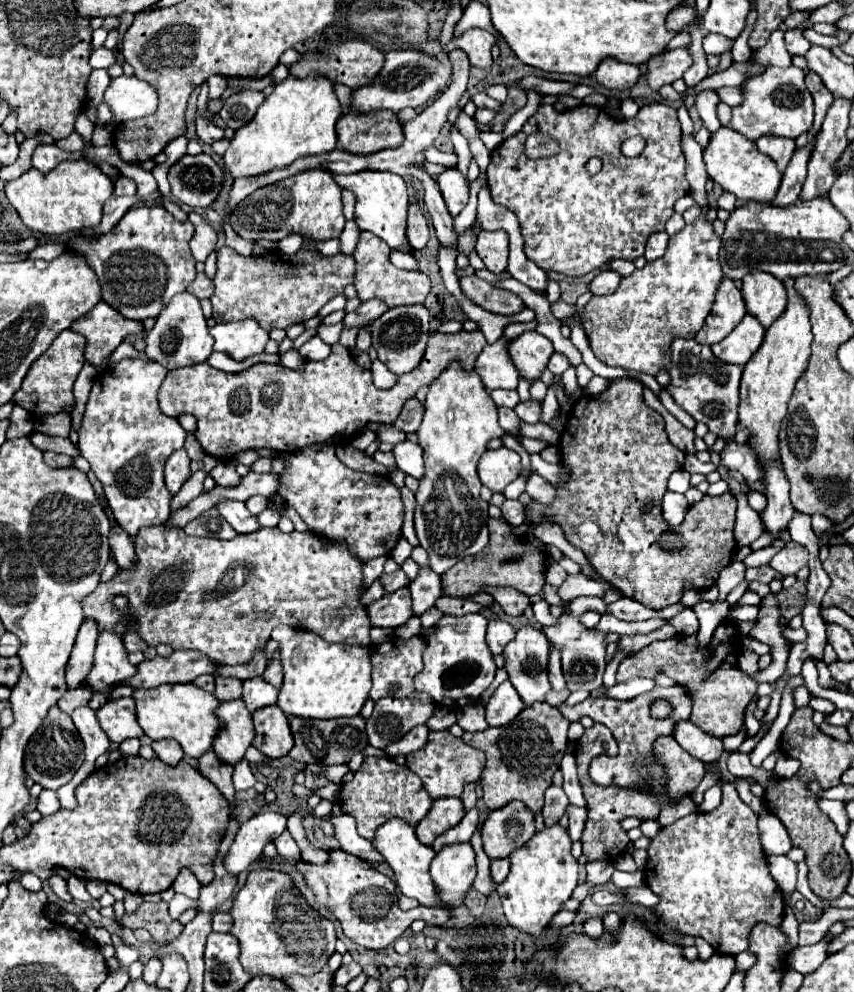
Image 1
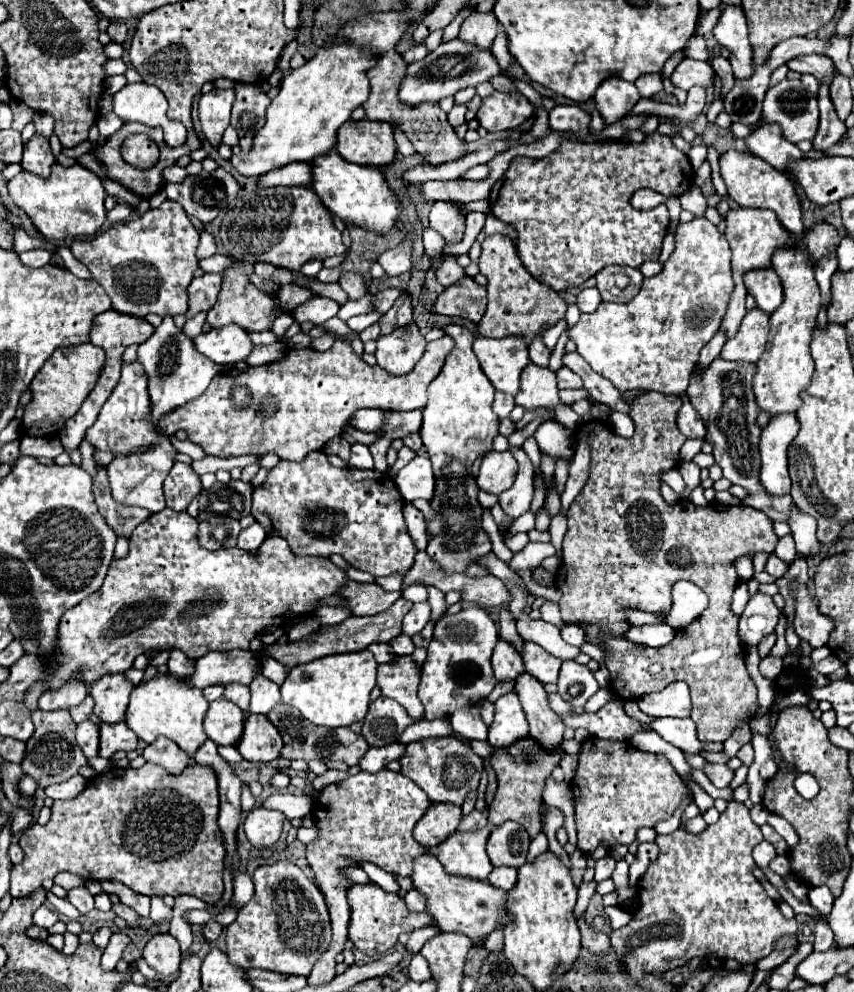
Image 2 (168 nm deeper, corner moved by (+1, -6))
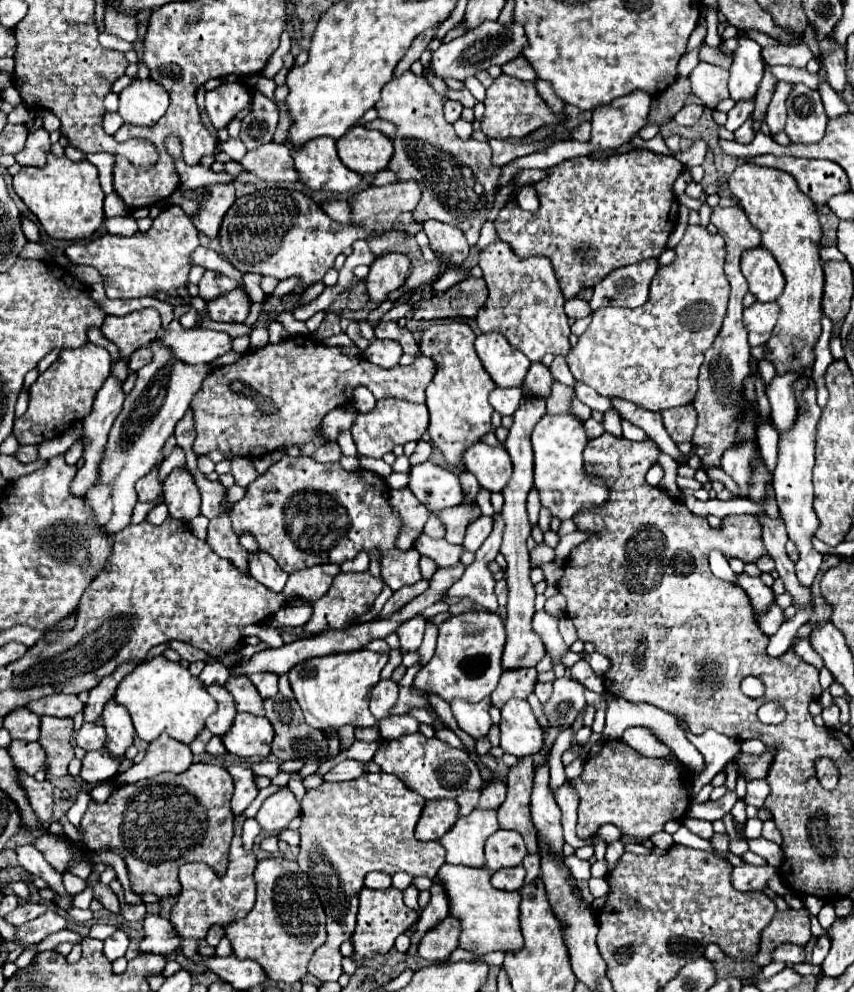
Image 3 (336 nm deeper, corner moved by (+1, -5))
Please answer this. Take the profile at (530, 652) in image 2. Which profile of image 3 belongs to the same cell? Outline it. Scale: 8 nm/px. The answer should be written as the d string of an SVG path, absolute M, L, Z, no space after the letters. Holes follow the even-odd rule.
M524 394L522 402L514 414L514 424L510 428L510 434L504 442L504 448L508 450L512 464L514 464L514 474L508 482L508 486L502 490L504 494L504 508L502 508L502 516L506 522L506 530L504 530L504 542L500 552L504 554L508 568L506 568L506 582L508 582L508 616L506 616L506 646L504 646L504 660L502 660L502 668L510 670L510 668L530 668L536 666L546 650L544 644L540 642L540 638L532 632L530 628L530 618L534 614L534 584L530 580L530 560L528 560L528 548L526 548L526 538L530 536L530 520L526 514L526 496L534 484L534 454L532 454L532 444L530 444L530 434L532 428L536 426L536 422L542 418L542 414L546 412L546 398L544 396L532 396L532 394Z

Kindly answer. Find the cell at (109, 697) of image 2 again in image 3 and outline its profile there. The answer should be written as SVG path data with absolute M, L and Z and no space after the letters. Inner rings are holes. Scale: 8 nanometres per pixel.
M110 698L102 712L102 724L106 728L106 748L112 756L122 756L134 738L134 728L128 710Z

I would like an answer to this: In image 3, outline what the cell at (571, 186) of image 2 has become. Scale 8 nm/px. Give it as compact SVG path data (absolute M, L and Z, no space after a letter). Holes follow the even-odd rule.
M630 150L630 152L622 152L622 154L608 154L608 156L600 158L600 160L598 158L590 158L590 156L570 158L570 160L560 162L554 168L548 168L546 172L548 172L548 176L544 180L528 184L528 186L534 186L534 190L538 194L538 200L540 200L540 208L536 212L528 212L524 208L520 208L518 202L516 202L516 196L518 196L520 188L516 186L514 192L510 194L508 202L500 210L498 218L494 220L494 228L498 232L498 238L504 240L506 244L510 244L518 258L530 258L530 256L546 256L546 258L550 258L564 298L574 298L582 288L598 284L614 268L628 266L628 264L634 264L634 262L642 262L646 258L658 258L666 250L666 240L668 240L668 236L672 234L672 230L676 228L676 222L678 222L678 202L676 202L676 198L672 194L672 186L674 186L676 178L684 172L684 164L680 164L680 160L676 160L674 156L664 156L664 154L656 154L656 152L650 152L650 150Z

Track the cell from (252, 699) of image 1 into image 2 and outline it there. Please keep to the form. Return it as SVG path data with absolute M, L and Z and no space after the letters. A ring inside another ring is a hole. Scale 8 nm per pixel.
M258 675L250 683L252 691L252 701L250 701L250 711L248 713L260 713L266 715L278 701L280 701L280 689L276 683L266 679L264 675Z

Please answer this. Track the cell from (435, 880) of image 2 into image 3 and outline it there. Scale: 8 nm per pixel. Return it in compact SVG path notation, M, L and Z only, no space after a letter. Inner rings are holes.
M444 864L438 870L434 882L438 882L446 890L448 904L450 904L450 916L462 922L462 948L464 950L486 954L492 950L516 952L522 948L524 940L520 934L520 922L518 922L520 894L494 888L490 884L488 868Z

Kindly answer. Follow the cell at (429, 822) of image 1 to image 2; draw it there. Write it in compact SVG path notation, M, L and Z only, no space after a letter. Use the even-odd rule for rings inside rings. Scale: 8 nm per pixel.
M432 803L426 815L416 823L414 839L426 849L432 849L458 829L460 819L462 819L462 811L458 805Z

